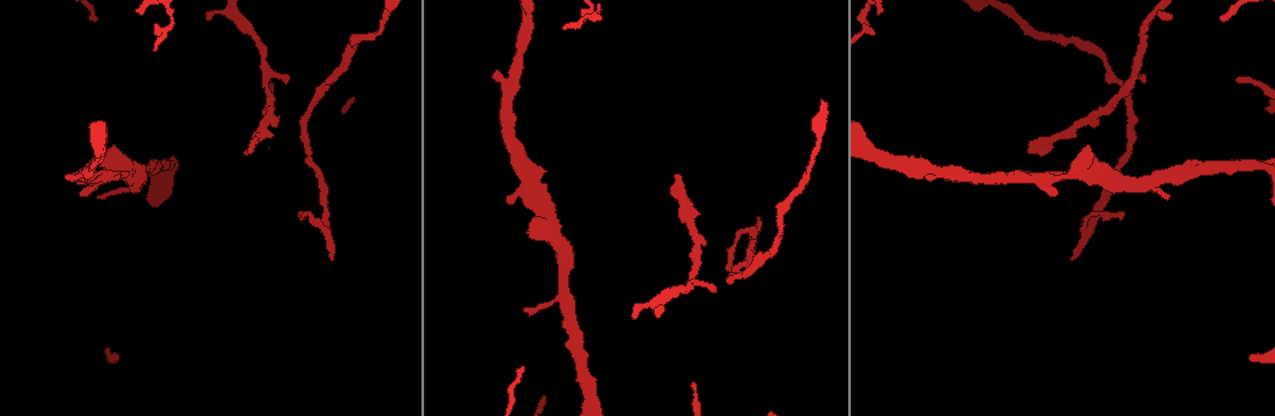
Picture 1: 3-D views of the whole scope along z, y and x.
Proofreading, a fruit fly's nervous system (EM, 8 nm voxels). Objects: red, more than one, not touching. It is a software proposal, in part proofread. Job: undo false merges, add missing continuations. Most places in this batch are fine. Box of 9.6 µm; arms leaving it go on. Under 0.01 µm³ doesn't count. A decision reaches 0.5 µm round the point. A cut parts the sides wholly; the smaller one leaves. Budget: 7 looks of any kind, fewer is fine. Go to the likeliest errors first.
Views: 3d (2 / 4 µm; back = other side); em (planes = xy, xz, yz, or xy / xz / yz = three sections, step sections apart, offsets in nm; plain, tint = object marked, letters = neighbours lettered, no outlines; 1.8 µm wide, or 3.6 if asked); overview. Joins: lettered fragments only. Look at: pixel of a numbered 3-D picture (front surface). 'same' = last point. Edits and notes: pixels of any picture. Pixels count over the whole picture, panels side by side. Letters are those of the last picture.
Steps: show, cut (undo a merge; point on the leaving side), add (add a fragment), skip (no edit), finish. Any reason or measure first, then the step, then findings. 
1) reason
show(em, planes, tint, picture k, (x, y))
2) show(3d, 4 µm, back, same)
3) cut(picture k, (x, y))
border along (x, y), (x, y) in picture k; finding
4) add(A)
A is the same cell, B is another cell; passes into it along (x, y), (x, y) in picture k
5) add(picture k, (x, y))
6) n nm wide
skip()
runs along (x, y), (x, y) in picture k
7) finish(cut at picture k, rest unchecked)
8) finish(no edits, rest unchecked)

show(em, planes, letters, picture 1, (677, 175))

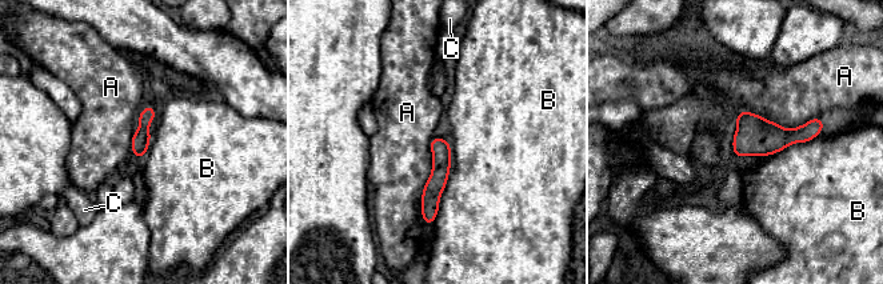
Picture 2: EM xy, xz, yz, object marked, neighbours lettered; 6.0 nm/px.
A touches over 500 nm
skip()
A, B and C are other cells; runs along (436, 140), (439, 178), (427, 220) in picture 2; no lettered fragment goes on from it

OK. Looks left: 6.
free end
show(em, planes, plain, picture 1, (1144, 74))

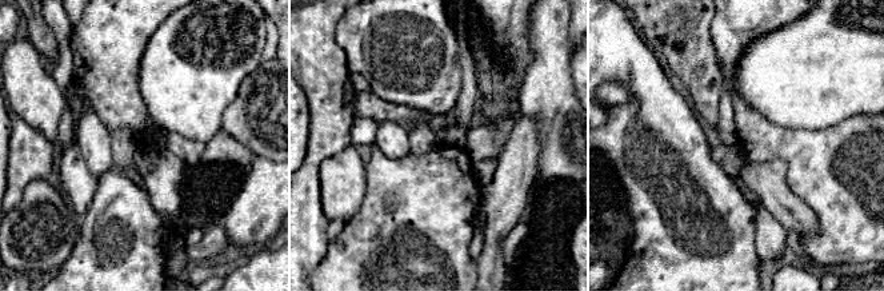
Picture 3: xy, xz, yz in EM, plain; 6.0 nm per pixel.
what lies round it
show(em, planes, letters, same)

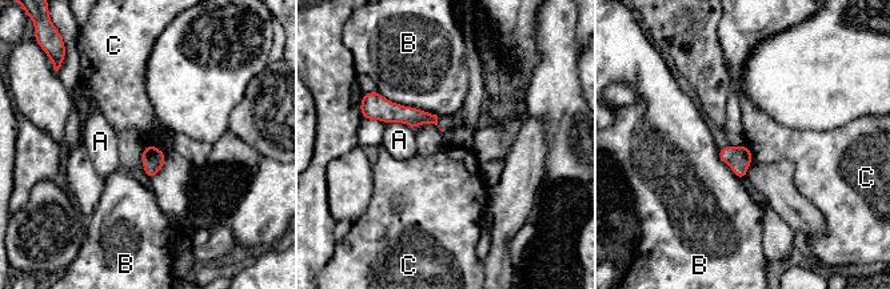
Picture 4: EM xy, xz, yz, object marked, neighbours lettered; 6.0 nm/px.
skip()
A, B and C are other cells; border along (746, 144), (753, 156) in picture 4; none of them fits

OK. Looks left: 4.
an open end
show(em, xz, step 8, tint, picture 1, (81, 195))

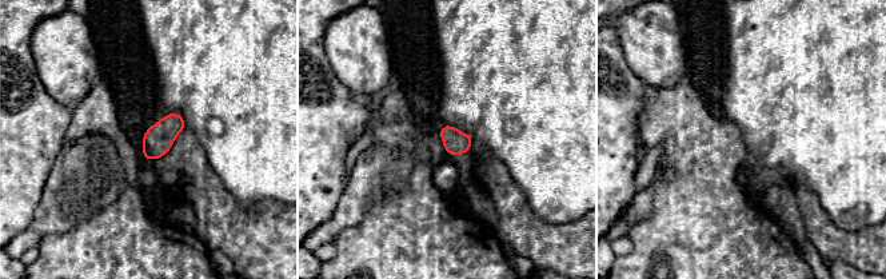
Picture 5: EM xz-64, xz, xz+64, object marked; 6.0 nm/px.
see the neighbours
show(em, xz, step 8, letters, same)

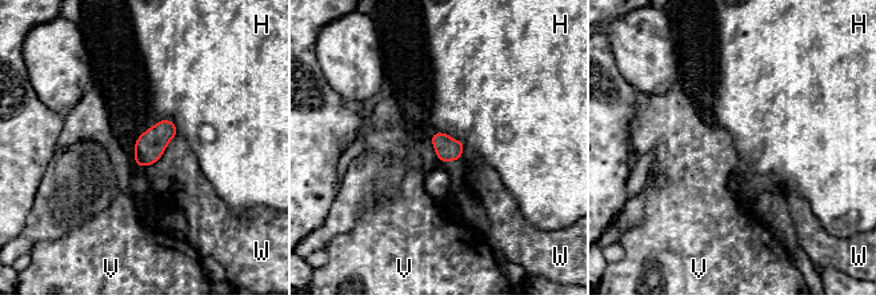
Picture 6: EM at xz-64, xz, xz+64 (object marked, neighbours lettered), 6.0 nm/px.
skip()
H, V and W are other cells; no lettered fragment goes on from it

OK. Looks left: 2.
finish(no edits, rest unchecked)

